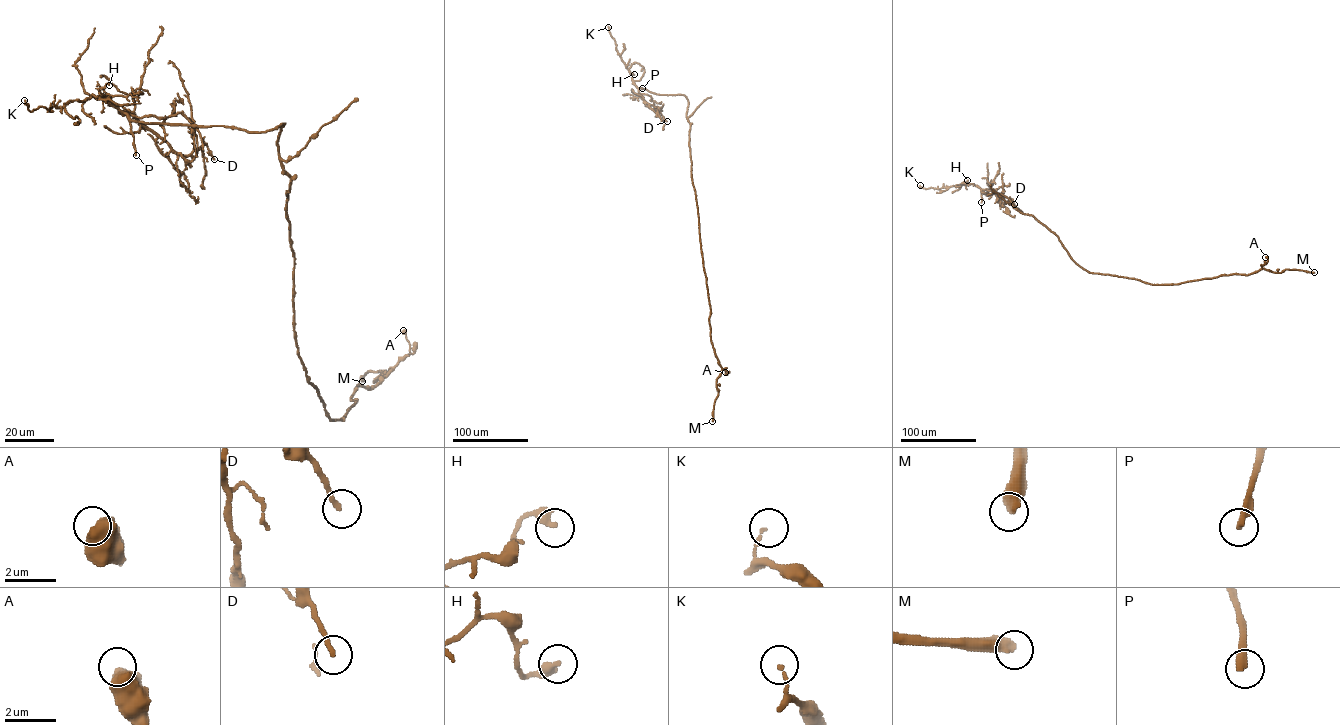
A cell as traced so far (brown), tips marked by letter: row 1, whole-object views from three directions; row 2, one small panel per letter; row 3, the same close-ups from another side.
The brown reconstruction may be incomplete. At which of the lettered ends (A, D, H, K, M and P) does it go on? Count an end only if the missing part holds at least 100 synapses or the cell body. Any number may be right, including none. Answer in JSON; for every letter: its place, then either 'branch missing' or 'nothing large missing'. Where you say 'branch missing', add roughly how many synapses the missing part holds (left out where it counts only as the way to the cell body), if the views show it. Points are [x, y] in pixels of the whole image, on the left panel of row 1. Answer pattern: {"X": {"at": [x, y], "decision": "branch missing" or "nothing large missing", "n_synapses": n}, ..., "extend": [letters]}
{"A": {"at": [403, 330], "decision": "nothing large missing"}, "D": {"at": [214, 159], "decision": "nothing large missing"}, "H": {"at": [109, 85], "decision": "nothing large missing"}, "K": {"at": [24, 100], "decision": "nothing large missing"}, "M": {"at": [362, 381], "decision": "branch missing", "n_synapses": 150}, "P": {"at": [136, 155], "decision": "branch missing"}, "extend": ["M", "P"]}

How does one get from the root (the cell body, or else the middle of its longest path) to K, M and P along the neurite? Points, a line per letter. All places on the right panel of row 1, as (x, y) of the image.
K: (1080, 266), (1055, 234), (1032, 215), (1020, 212), (1003, 195), (987, 195), (973, 184), (939, 189), (920, 185)
M: (1080, 266), (1090, 272), (1159, 284), (1223, 275), (1248, 275), (1262, 268), (1276, 272), (1286, 269), (1314, 272)
P: (1080, 266), (1055, 234), (1032, 215), (1020, 212), (1003, 195), (992, 192), (987, 195), (981, 192), (981, 202)

